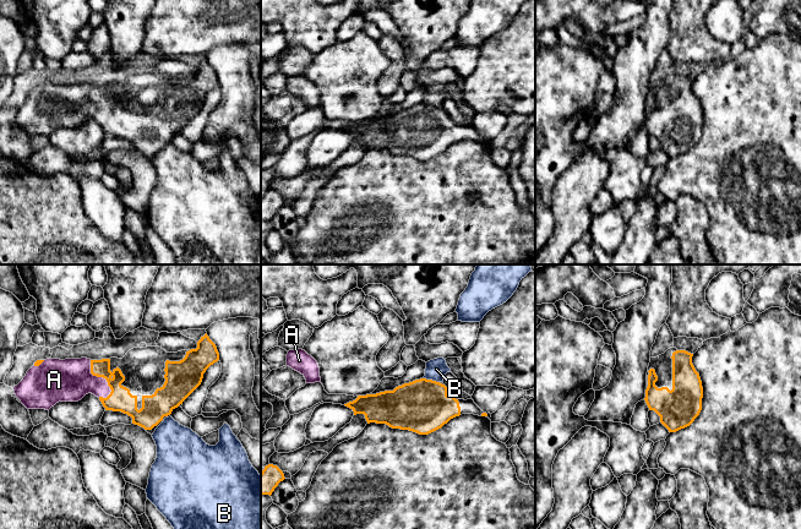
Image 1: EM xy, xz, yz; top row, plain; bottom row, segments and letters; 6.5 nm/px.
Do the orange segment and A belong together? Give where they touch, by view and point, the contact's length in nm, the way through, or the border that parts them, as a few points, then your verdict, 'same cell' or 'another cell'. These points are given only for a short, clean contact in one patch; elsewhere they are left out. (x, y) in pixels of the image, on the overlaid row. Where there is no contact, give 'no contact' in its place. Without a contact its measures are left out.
meets orange in xy at (102, 376); contact 280 nm long; same cell

